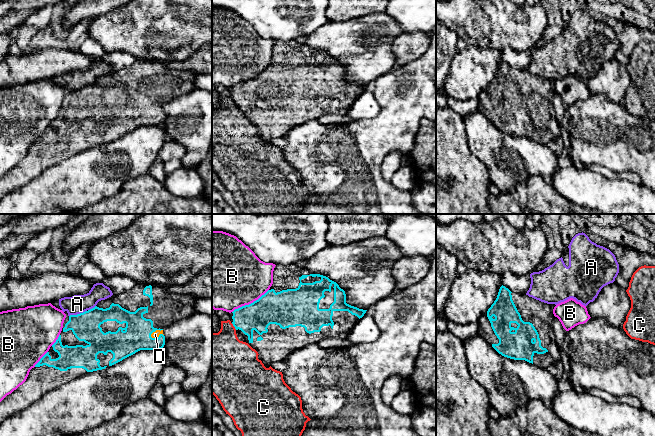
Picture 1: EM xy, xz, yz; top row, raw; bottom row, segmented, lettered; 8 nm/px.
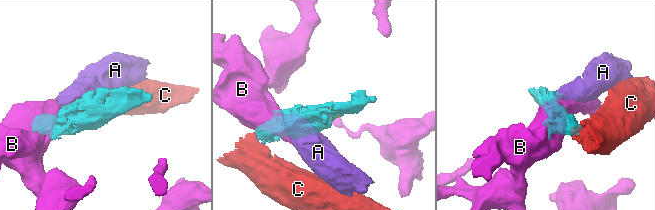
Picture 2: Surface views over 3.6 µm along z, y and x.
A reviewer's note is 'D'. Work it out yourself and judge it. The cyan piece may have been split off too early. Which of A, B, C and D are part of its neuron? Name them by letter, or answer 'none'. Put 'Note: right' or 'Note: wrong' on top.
Note: right
D

